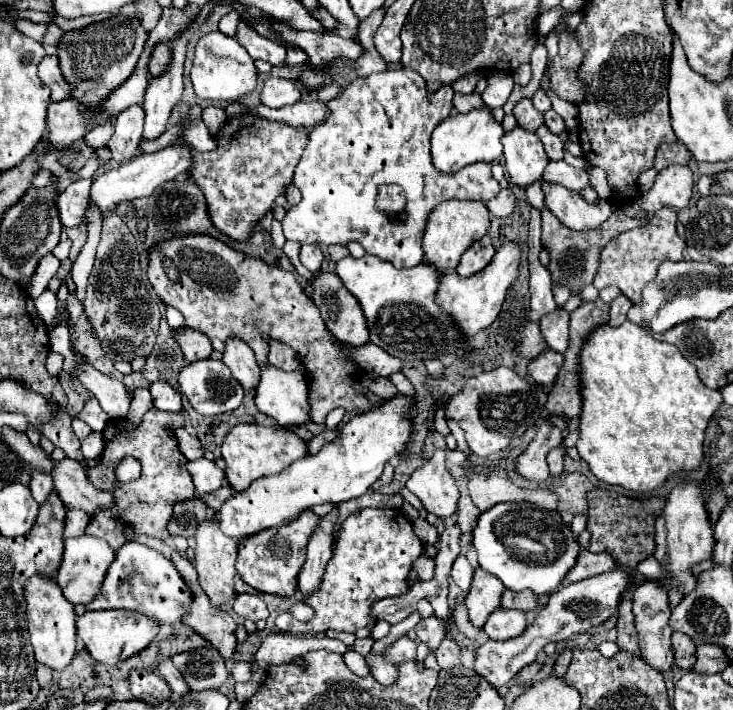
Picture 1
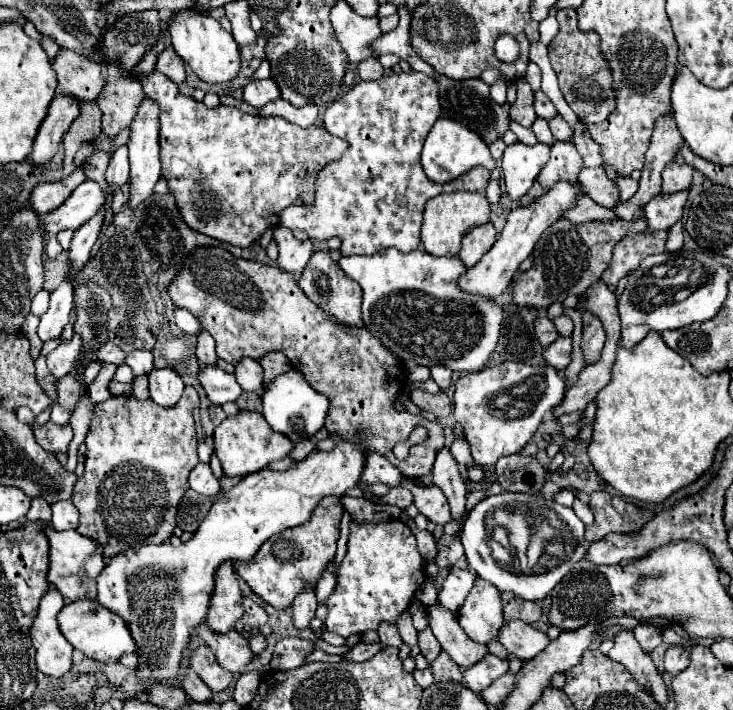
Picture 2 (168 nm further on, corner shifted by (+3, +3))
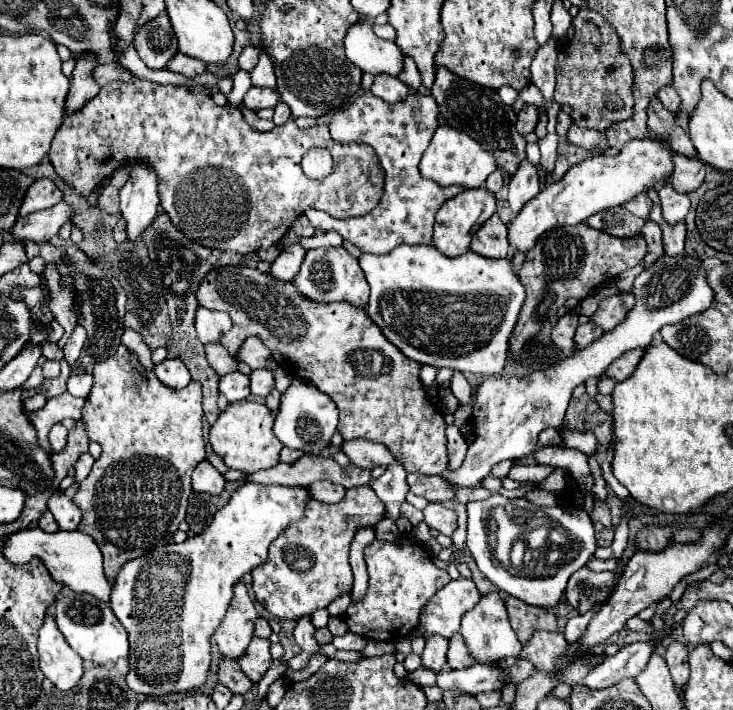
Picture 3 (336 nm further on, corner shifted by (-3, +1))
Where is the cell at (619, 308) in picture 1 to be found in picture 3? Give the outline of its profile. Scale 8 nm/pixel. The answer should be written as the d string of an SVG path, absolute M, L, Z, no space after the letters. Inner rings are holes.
M670 184L662 186L660 192L658 192L658 196L660 196L660 204L662 204L662 214L666 216L666 220L668 220L670 224L682 222L682 220L686 218L688 208L690 208L688 196L676 192Z

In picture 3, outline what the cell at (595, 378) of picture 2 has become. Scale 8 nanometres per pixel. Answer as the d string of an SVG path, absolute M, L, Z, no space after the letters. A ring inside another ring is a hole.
M628 350L626 354L622 354L622 358L616 358L610 368L606 370L608 376L614 376L618 382L626 380L638 366L638 362L642 360L644 356L644 350Z

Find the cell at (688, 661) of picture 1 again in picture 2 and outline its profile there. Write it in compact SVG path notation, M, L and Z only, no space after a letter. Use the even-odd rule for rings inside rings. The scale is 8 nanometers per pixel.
M670 646L666 650L666 658L664 658L664 666L668 674L678 674L684 668L688 668L688 650L682 646Z

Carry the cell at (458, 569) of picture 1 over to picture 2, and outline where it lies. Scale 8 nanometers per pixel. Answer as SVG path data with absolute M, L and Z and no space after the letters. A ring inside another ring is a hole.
M450 568L442 590L438 594L438 602L450 610L450 612L458 612L458 608L464 604L466 594L470 592L474 584L474 574L470 570L462 570L462 568Z

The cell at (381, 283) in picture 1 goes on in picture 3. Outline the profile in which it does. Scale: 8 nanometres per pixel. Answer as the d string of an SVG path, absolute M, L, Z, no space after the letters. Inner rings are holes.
M402 244L384 256L362 254L360 266L370 284L368 316L410 360L436 368L448 366L462 374L472 372L496 376L504 370L508 358L508 338L524 302L524 286L514 272L512 258L482 258L472 250L462 256L448 258L434 246Z

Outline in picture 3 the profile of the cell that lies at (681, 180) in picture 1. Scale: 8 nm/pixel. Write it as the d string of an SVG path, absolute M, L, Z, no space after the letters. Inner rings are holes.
M674 154L674 174L672 174L672 186L676 192L688 194L702 186L706 176L706 164L702 164L698 158L686 158L682 154Z

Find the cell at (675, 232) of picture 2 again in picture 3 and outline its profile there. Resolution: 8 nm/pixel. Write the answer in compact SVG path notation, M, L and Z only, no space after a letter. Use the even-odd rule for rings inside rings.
M652 190L650 198L656 204L656 218L652 218L654 222L658 222L658 226L662 228L662 240L664 240L664 252L668 256L680 256L684 254L684 238L686 238L686 226L684 222L678 224L668 224L660 212L660 202L658 202L658 192Z

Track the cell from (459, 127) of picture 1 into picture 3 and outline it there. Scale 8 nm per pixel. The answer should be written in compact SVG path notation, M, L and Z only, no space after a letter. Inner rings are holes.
M448 124L438 126L434 132L430 146L424 150L424 156L420 160L420 172L424 178L434 180L440 186L464 186L464 188L478 188L484 184L488 174L496 170L494 156L486 152L476 140L472 140L466 132L458 132Z

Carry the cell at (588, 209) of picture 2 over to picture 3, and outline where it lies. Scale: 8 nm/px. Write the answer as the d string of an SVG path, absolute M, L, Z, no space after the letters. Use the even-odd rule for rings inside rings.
M608 208L608 210L602 210L594 216L590 216L586 220L586 224L590 228L596 228L596 230L602 230L610 236L616 236L616 238L632 238L632 236L638 236L642 232L642 226L644 226L644 218L638 218L634 214L630 214L626 208Z

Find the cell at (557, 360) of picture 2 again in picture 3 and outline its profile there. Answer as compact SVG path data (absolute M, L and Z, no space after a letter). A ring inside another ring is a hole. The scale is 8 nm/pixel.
M586 322L586 324L578 326L574 340L576 340L576 346L578 348L586 348L594 340L598 340L602 334L604 334L604 330L598 330L598 326L594 326L594 322Z

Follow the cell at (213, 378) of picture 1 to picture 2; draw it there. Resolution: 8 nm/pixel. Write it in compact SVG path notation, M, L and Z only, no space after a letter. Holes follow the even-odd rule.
M204 366L198 372L198 380L200 380L200 386L204 388L208 400L218 406L222 406L226 402L234 402L242 394L242 388L236 382L236 376L220 370L218 366Z

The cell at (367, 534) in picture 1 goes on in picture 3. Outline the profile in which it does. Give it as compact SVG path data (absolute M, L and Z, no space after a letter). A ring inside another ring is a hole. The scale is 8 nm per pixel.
M400 536L394 542L374 540L366 550L364 558L368 564L370 584L366 596L350 604L344 620L350 626L350 632L360 634L368 640L388 640L396 642L400 638L410 636L412 630L418 628L420 612L426 602L450 582L446 570L436 568L430 558L426 558L426 550L420 544L412 544L406 536Z

